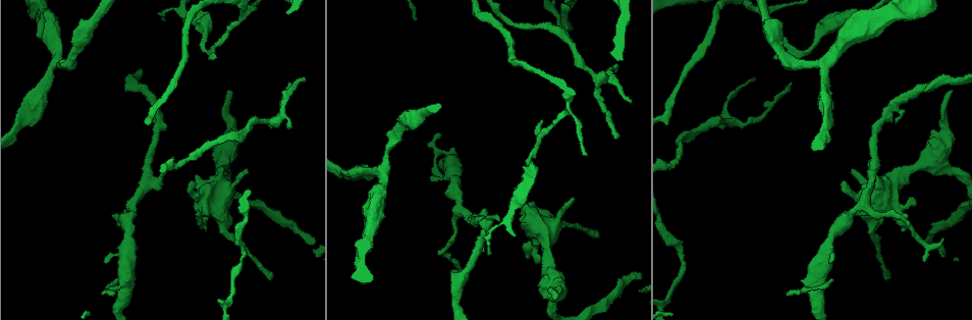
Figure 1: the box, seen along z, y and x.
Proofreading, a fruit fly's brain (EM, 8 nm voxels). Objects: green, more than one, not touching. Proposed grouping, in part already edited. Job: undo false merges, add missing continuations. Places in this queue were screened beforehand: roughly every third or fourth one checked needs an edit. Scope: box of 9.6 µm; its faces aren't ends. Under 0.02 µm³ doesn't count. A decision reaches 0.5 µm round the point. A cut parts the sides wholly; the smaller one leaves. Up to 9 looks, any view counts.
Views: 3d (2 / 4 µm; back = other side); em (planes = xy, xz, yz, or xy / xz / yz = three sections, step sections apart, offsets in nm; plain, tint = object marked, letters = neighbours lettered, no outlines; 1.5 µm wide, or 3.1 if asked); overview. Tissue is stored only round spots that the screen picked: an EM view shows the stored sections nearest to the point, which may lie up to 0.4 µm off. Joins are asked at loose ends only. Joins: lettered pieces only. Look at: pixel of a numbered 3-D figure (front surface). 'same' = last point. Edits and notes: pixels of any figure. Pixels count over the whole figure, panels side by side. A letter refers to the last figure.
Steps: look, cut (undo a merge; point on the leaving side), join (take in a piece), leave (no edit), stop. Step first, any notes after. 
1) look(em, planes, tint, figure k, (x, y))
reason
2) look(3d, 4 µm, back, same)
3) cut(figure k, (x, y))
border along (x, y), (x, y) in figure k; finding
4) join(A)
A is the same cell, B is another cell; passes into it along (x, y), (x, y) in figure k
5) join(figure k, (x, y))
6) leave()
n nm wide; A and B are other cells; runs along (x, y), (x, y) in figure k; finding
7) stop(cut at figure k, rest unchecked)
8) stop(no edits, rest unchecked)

look(em, xy, step 4, letters, figure 1, (118, 222))
sharp bend

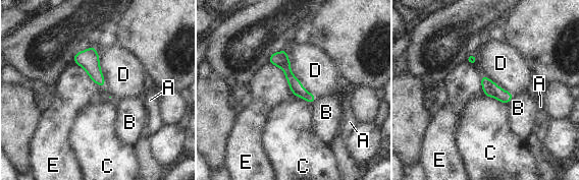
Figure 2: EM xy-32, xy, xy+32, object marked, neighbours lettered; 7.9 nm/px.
look(em, planes, letters, same)

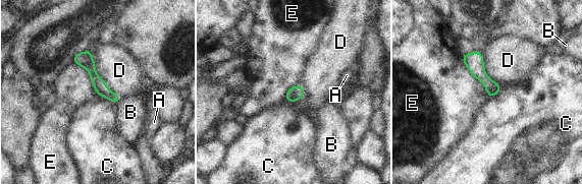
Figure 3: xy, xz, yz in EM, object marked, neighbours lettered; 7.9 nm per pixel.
leave()
A, B, C, D and E are other cells; runs along (78, 55), (114, 100) in figure 3; one neuron here

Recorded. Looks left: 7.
look(em, xz, step 8, tint, figure 1, (159, 188))
an open end

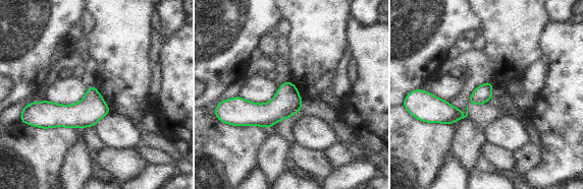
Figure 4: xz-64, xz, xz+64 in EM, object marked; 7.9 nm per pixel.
look(em, planes, letters, same)
another direction

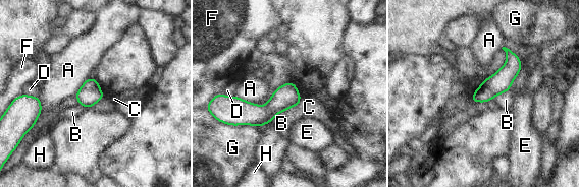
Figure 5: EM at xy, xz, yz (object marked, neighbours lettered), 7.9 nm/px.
leave()
G touches over 280 nm; A, B, C, D, E, F, G and H are other cells; border along (298, 106), (280, 111), (270, 122) in figure 5; none of them fits

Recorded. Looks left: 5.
look(em, xz, step 8, tint, figure 1, (247, 170))
an open end

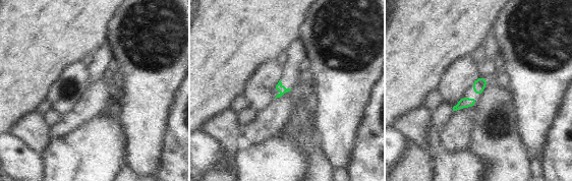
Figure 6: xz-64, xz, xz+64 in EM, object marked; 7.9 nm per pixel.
look(em, planes, letters, same)

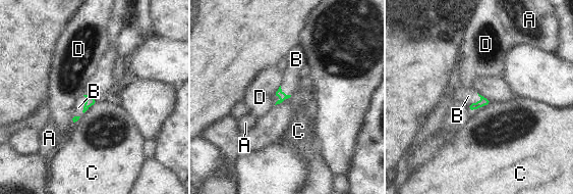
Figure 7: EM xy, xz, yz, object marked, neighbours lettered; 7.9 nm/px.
join(B)
C touches over 150 nm; B is the same cell, A, C and D are other cells; passes into it along (475, 105), (477, 101), (468, 96) in figure 7; the neuron continues

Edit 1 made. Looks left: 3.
look(em, xy, step 4, letters, figure 1, (238, 22))

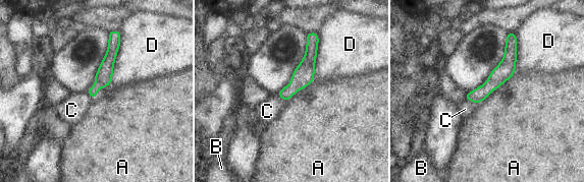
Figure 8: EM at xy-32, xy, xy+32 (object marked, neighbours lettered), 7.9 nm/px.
leave()
130 nm wide; D touches over 550 nm; A, B, C and D are other cells; one neuron here

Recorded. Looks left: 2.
stop(join at figure 7, rest unchecked)

